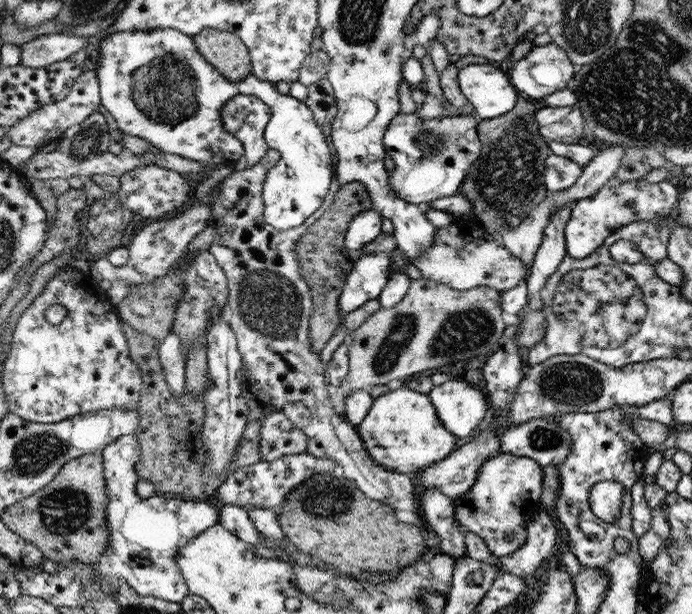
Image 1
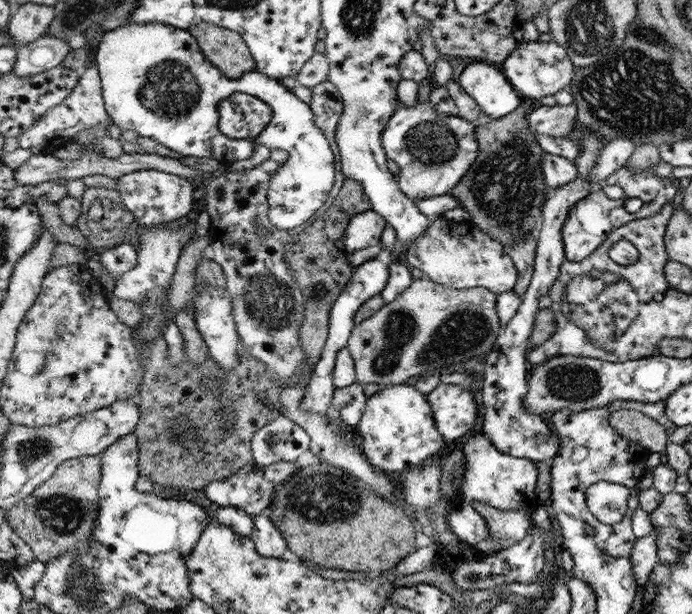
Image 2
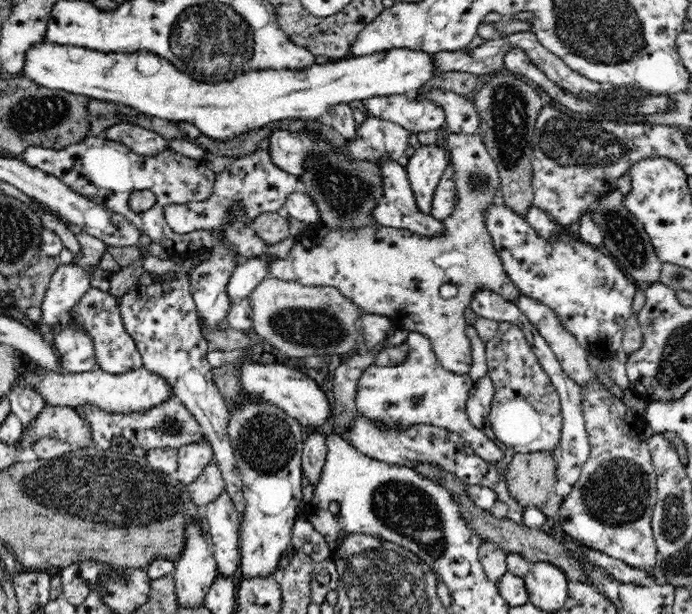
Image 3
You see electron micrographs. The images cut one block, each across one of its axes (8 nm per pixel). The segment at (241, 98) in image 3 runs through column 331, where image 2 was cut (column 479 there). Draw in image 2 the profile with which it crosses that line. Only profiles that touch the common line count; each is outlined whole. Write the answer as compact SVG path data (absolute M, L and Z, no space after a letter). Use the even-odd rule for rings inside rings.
M490 62L466 65L459 77L464 92L473 98L482 114L499 119L514 112L521 104L520 96L505 74Z

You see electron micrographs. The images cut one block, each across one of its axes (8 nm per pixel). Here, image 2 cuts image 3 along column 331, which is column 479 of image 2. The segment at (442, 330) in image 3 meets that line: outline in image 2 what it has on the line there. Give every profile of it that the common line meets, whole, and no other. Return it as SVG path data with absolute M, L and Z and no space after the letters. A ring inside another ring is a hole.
M443 215L431 217L430 228L414 240L406 260L424 272L426 278L456 290L484 287L498 296L512 291L518 280L518 269L500 241L474 226L472 221L446 220Z

